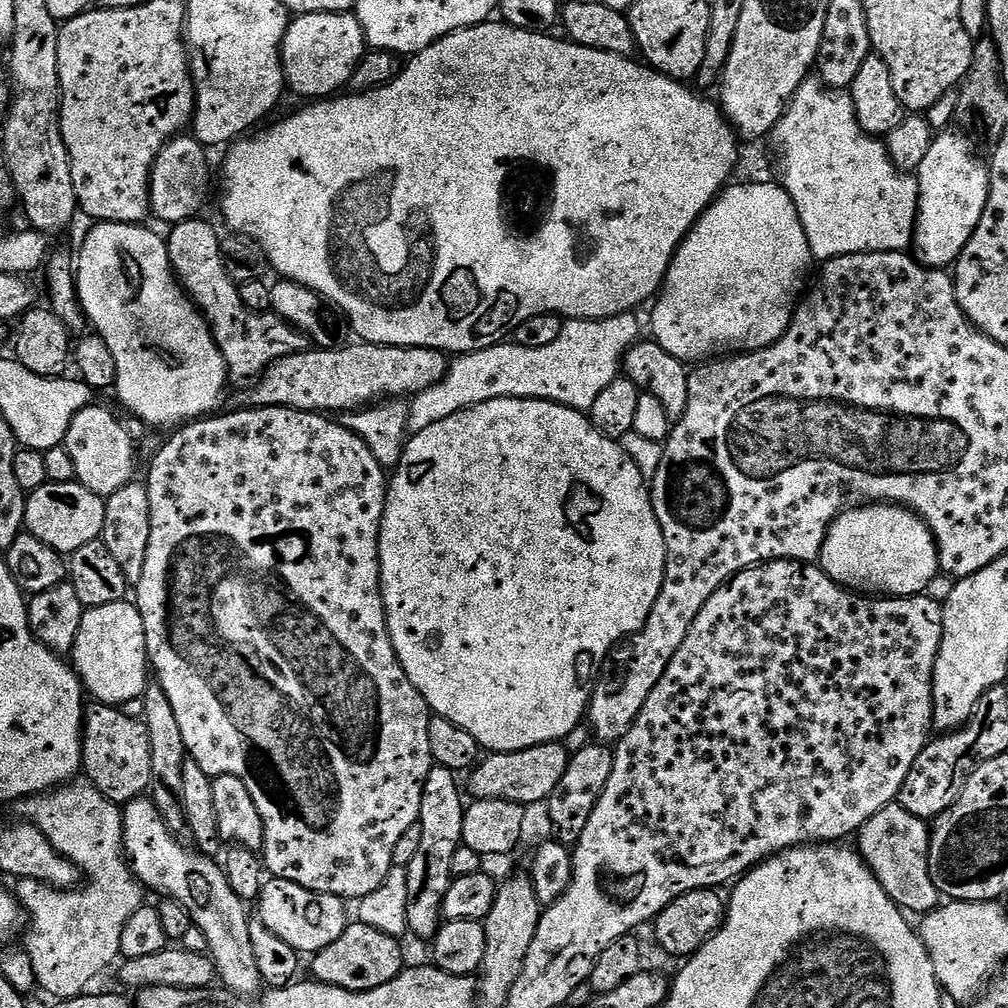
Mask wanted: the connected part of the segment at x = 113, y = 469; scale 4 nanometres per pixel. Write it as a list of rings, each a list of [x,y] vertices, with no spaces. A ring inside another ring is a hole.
[[[89,406],[76,413],[66,430],[62,446],[74,461],[75,483],[102,497],[110,497],[122,486],[133,483],[136,472],[136,448],[124,424],[108,408]]]

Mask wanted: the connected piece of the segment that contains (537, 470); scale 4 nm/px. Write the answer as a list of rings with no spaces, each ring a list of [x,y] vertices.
[[[487,400],[484,404],[473,404],[471,408],[463,408],[461,412],[456,412],[450,418],[442,418],[442,422],[434,422],[430,426],[426,426],[426,430],[415,433],[405,443],[400,463],[391,473],[384,516],[380,520],[380,589],[384,599],[388,633],[392,639],[392,645],[398,654],[398,662],[402,666],[402,670],[406,670],[406,678],[410,678],[412,685],[420,691],[429,709],[435,715],[454,722],[454,726],[462,726],[462,730],[466,730],[466,734],[474,737],[480,743],[481,749],[487,750],[489,753],[517,752],[539,744],[554,744],[563,741],[565,739],[563,736],[570,735],[579,724],[582,724],[588,710],[588,701],[592,699],[592,690],[598,679],[598,673],[603,668],[605,660],[609,659],[610,653],[621,641],[635,636],[646,626],[646,622],[650,618],[650,610],[662,590],[665,566],[664,535],[660,529],[644,475],[638,470],[638,466],[634,466],[634,462],[624,453],[624,449],[617,441],[612,440],[609,436],[603,436],[592,425],[591,419],[585,413],[583,416],[580,410],[568,408],[565,404],[556,404],[552,400],[535,402]]]

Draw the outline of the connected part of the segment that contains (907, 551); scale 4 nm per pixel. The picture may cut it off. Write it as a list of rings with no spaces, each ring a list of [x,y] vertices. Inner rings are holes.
[[[872,502],[867,506],[852,506],[837,516],[828,527],[820,548],[819,567],[836,584],[857,594],[879,594],[884,598],[919,596],[929,591],[932,579],[940,572],[936,540],[928,525],[911,508],[889,502]]]

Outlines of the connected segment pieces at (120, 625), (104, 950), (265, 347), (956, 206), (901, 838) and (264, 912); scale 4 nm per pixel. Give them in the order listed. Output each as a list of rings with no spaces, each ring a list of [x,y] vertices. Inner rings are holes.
[[[120,601],[107,606],[85,609],[82,625],[78,630],[78,638],[70,653],[72,666],[76,669],[85,691],[99,704],[112,707],[123,707],[134,700],[139,701],[150,683],[150,661],[146,646],[145,627],[142,623],[141,612],[135,603]]]
[[[90,782],[76,783],[61,784],[59,788],[15,801],[14,804],[14,808],[24,815],[21,817],[25,823],[39,829],[60,856],[66,857],[86,873],[84,893],[81,890],[56,889],[38,879],[19,879],[14,887],[14,894],[21,907],[32,918],[32,933],[28,936],[26,951],[34,966],[39,991],[53,996],[53,1001],[56,1002],[85,995],[91,989],[88,987],[91,986],[92,979],[102,975],[112,963],[117,963],[122,946],[122,930],[126,922],[130,922],[134,910],[145,907],[146,904],[146,889],[133,872],[124,849],[124,813],[121,805],[110,802],[110,798],[103,796]]]
[[[204,218],[187,220],[175,225],[169,232],[172,233],[167,233],[166,243],[172,270],[181,288],[192,297],[193,304],[208,323],[233,381],[255,381],[274,362],[295,352],[309,351],[308,337],[292,328],[281,316],[273,311],[255,312],[242,302],[238,284],[229,272],[229,261],[224,260],[224,252],[220,249],[220,236]]]
[[[944,130],[933,135],[930,150],[926,150],[922,166],[914,173],[920,197],[911,251],[923,267],[944,270],[955,265],[978,222],[982,222],[982,210],[986,210],[990,190],[990,168],[985,157],[983,160],[972,153],[971,143],[973,141],[959,130]]]
[[[893,802],[878,810],[874,818],[861,826],[858,839],[858,851],[867,862],[869,870],[876,875],[886,894],[901,910],[908,914],[927,914],[940,907],[940,891],[934,886],[934,878],[930,878],[930,828],[925,821],[910,814],[910,810],[903,808],[900,803]]]
[[[275,878],[265,879],[264,889],[260,891],[259,908],[260,921],[274,930],[274,934],[278,934],[278,938],[282,938],[286,946],[301,954],[315,954],[326,950],[330,942],[338,942],[338,938],[342,938],[350,923],[349,905],[339,896],[306,890],[306,886]]]

